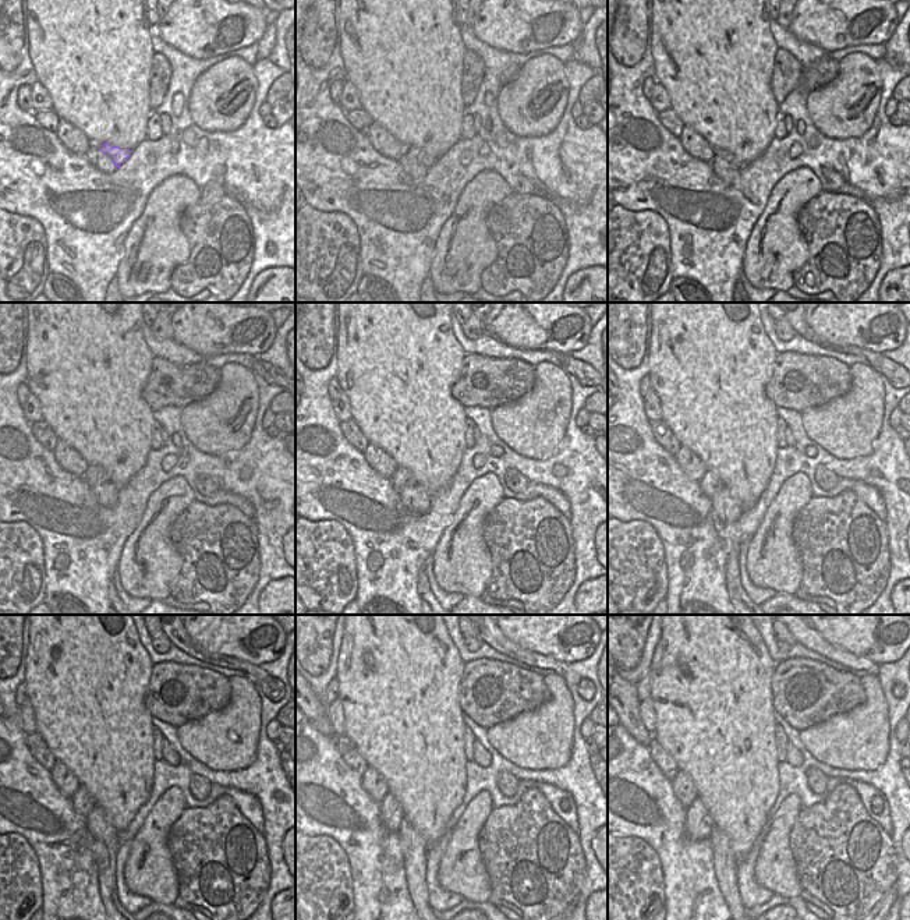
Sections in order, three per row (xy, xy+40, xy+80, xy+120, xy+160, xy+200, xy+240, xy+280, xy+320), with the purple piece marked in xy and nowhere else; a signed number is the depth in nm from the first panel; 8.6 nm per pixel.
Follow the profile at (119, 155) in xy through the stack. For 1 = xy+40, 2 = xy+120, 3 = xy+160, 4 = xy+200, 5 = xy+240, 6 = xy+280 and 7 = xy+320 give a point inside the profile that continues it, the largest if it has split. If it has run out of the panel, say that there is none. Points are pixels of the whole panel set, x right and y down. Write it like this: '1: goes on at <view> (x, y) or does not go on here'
1: goes on at xy+40 (418, 154)
2: goes on at xy+120 (94, 476)
3: goes on at xy+160 (402, 477)
4: goes on at xy+200 (710, 482)
5: goes on at xy+240 (82, 802)
6: goes on at xy+280 (390, 810)
7: goes on at xy+320 (698, 824)

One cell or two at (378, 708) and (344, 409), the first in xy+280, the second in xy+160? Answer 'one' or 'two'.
two

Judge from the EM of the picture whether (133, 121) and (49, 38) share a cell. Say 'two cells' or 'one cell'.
one cell

